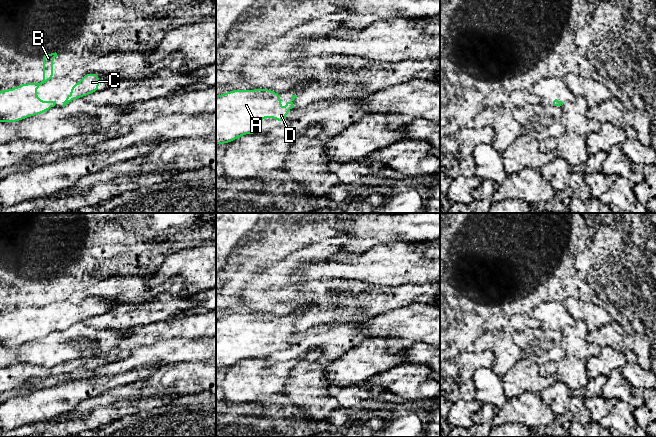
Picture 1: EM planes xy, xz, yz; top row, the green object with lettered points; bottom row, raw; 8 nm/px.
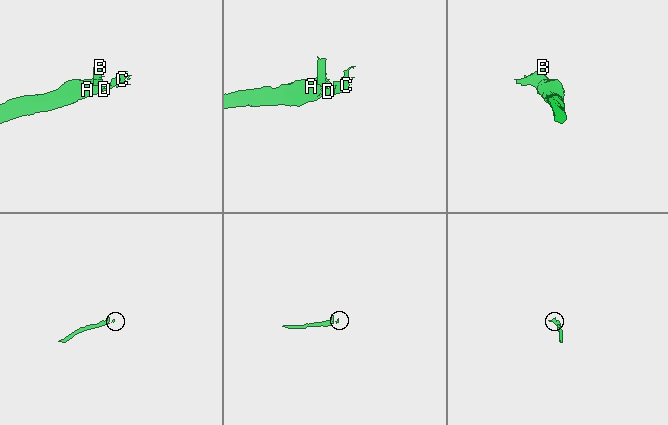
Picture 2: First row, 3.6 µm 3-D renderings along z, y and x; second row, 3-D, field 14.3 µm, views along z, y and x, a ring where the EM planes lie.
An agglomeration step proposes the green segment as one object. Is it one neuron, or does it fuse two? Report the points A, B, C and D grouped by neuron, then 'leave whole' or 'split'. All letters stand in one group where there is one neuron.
groups A B C D; leave whole

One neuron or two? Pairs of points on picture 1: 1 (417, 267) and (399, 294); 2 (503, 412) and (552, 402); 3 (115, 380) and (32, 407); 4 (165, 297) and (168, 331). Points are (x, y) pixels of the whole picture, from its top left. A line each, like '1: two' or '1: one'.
1: two
2: two
3: one
4: two

